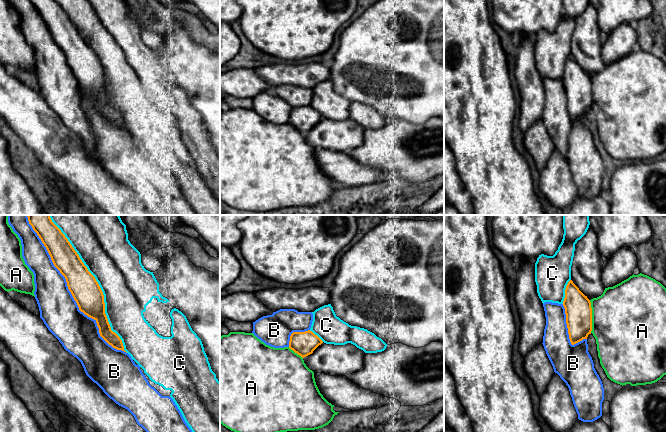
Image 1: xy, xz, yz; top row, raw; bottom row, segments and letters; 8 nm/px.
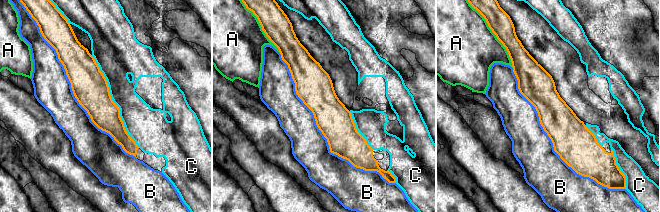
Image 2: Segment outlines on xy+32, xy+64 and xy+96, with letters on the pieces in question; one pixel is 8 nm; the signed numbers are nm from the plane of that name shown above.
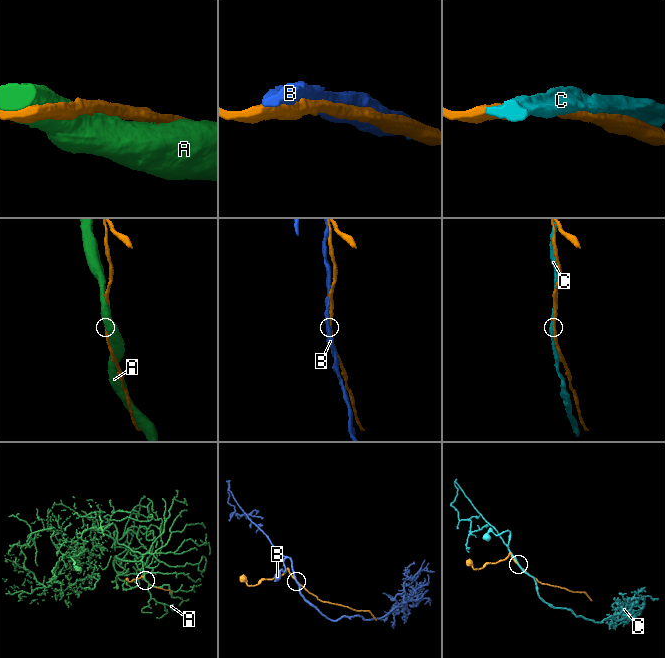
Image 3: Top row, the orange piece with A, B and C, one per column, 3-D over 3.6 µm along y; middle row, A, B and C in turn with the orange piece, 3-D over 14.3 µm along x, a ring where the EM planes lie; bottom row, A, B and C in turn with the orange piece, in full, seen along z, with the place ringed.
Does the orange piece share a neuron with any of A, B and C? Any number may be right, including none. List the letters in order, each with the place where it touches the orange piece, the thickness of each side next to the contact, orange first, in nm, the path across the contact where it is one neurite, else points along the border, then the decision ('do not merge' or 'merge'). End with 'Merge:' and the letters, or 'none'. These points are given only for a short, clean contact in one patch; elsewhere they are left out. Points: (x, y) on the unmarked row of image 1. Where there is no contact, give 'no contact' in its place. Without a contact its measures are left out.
A: meets orange in yz at (591, 92); 220 nm thick on the orange side, 500 nm on the other; do not merge
B: meets orange in xy at (72, 71); 220 nm thick on the orange side, 300 nm on the other; do not merge
C: meets orange in xy at (100, 64); 220 nm thick on the orange side, 400 nm on the other; do not merge
Merge: none

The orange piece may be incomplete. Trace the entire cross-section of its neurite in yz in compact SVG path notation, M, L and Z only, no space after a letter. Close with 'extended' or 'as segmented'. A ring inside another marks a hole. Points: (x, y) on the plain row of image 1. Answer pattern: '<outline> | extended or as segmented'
M592 1L575 20L571 42L571 56L565 65L563 82L572 121L587 115L592 107L590 76L601 72L605 66L602 58L604 37L598 26L598 14Z | extended

